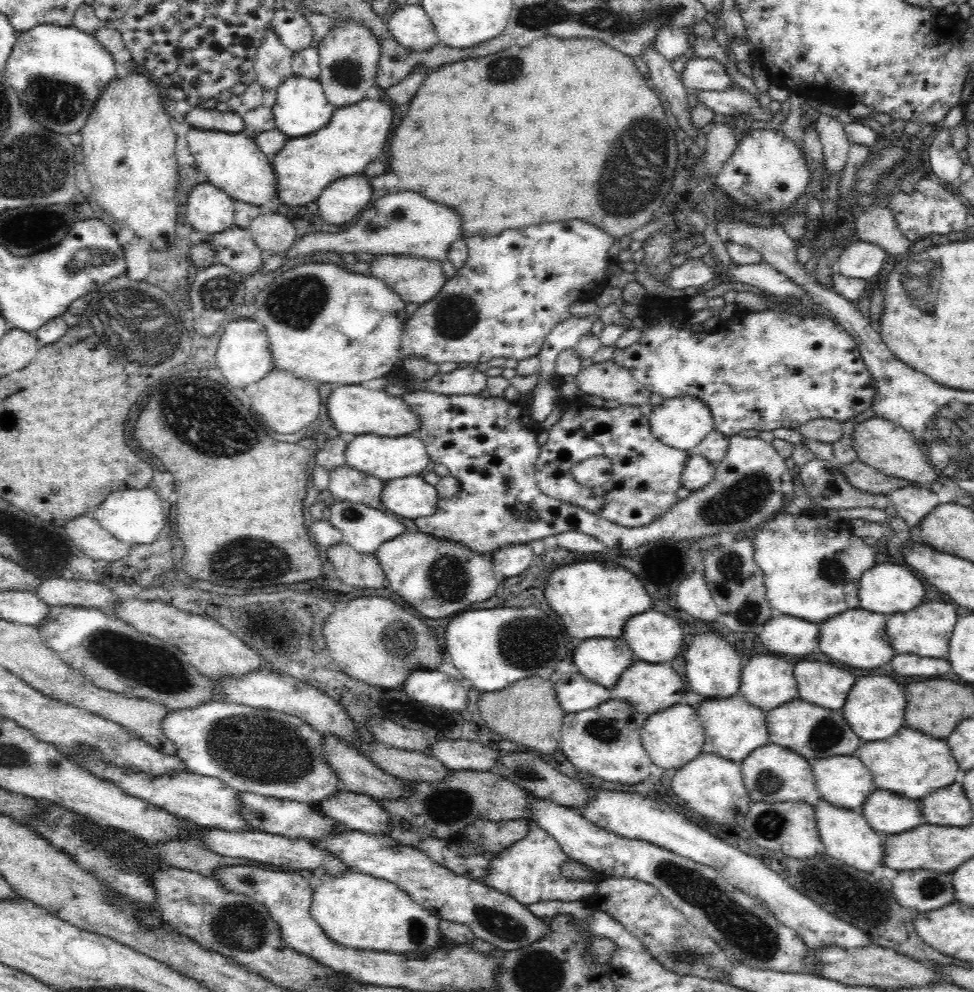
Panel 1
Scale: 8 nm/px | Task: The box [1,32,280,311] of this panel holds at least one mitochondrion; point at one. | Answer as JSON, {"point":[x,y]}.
{"point":[62,103]}

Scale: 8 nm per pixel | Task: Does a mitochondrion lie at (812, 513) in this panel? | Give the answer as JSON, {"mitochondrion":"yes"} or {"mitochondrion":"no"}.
{"mitochondrion":"no"}

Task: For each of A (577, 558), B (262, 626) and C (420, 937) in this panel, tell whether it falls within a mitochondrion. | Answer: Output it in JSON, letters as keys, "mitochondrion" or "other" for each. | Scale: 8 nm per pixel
{"A":"other","B":"other","C":"mitochondrion"}

